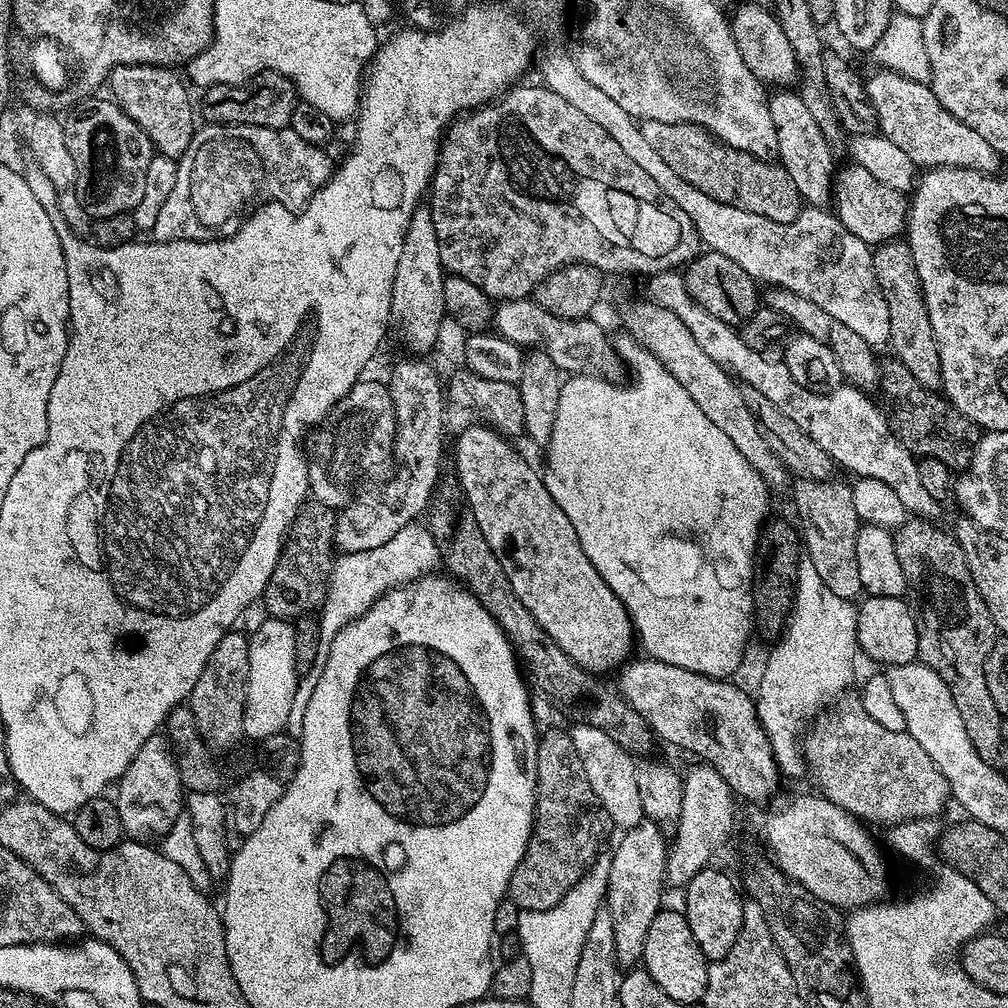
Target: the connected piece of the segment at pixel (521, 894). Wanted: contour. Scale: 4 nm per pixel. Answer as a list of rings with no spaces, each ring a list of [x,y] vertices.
[[[548,728],[544,732],[543,729],[536,742],[536,809],[532,811],[532,832],[508,883],[507,899],[513,900],[521,912],[550,910],[550,906],[558,906],[558,902],[562,902],[566,893],[592,867],[601,851],[600,843],[607,828],[610,828],[608,815],[590,786],[590,778],[586,778],[586,766],[582,766],[582,758],[578,758],[578,750],[574,750],[571,731]]]

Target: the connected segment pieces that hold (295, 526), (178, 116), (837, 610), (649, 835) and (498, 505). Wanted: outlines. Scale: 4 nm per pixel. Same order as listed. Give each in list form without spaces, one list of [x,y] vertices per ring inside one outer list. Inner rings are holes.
[[[309,499],[298,510],[284,537],[284,547],[274,566],[274,574],[270,574],[270,582],[266,582],[262,605],[269,617],[294,622],[298,617],[315,613],[324,607],[334,559],[336,513],[337,509],[319,504],[314,499]]]
[[[123,64],[115,68],[106,81],[107,87],[112,87],[111,99],[130,118],[134,118],[138,126],[142,126],[153,149],[161,156],[173,158],[183,156],[198,127],[192,96],[188,93],[189,85],[182,76],[180,81],[176,72],[179,71],[159,64]]]
[[[807,550],[801,551],[785,626],[764,666],[760,697],[757,695],[754,700],[756,716],[768,736],[772,757],[779,764],[781,773],[796,776],[805,771],[800,741],[805,731],[804,719],[815,717],[830,698],[847,688],[854,676],[859,647],[856,609],[853,601],[839,598],[827,588],[815,569],[813,556]],[[780,732],[788,735],[784,740],[788,748],[780,745]]]
[[[644,818],[634,828],[629,828],[611,849],[612,861],[608,875],[606,911],[614,922],[616,963],[632,966],[643,961],[646,930],[662,910],[660,887],[665,887],[664,870],[668,867],[669,845],[664,844],[665,833],[659,824]]]
[[[472,424],[461,430],[456,440],[455,479],[474,510],[474,518],[478,518],[478,526],[482,526],[486,542],[490,542],[490,550],[494,550],[498,562],[502,562],[502,570],[506,570],[506,578],[510,578],[518,602],[534,614],[538,626],[542,626],[542,630],[546,630],[546,634],[550,634],[550,638],[554,638],[554,642],[558,642],[558,646],[562,646],[562,650],[566,650],[566,654],[570,654],[585,672],[600,674],[615,660],[627,661],[633,655],[634,629],[626,606],[616,597],[614,590],[610,590],[602,574],[594,570],[590,558],[586,558],[578,534],[574,534],[574,526],[570,526],[570,518],[566,518],[562,506],[550,498],[543,475],[537,469],[535,472],[516,453],[512,445],[515,443],[507,435],[484,424]]]

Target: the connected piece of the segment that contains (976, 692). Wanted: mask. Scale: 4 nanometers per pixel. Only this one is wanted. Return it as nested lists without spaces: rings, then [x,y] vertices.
[[[908,518],[908,521],[900,529],[895,529],[894,532],[894,550],[898,550],[898,563],[902,565],[902,574],[906,574],[906,582],[908,583],[907,595],[910,597],[912,611],[916,614],[916,629],[918,630],[918,650],[916,654],[919,663],[930,666],[930,670],[934,670],[938,674],[938,678],[942,678],[942,682],[946,682],[946,686],[958,706],[958,714],[962,714],[962,726],[966,726],[966,734],[970,734],[970,742],[974,742],[978,754],[987,764],[996,766],[999,765],[999,760],[1004,756],[1006,741],[1002,738],[1002,717],[1000,711],[998,706],[994,706],[994,698],[990,698],[990,690],[986,686],[984,663],[990,654],[993,644],[998,639],[998,629],[995,622],[990,618],[990,610],[986,610],[986,602],[982,602],[982,594],[978,594],[978,590],[974,586],[974,578],[970,578],[970,570],[966,566],[966,558],[958,546],[955,535],[949,529],[947,532],[944,528],[935,528],[932,523],[933,521],[928,518]]]

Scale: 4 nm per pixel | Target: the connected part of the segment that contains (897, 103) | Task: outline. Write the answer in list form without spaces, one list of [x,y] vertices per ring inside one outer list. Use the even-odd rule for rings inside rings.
[[[876,70],[872,77],[864,80],[864,89],[870,98],[872,109],[876,111],[876,124],[879,131],[886,138],[890,138],[894,146],[899,146],[921,169],[969,168],[992,174],[1001,167],[999,164],[1002,163],[1002,157],[994,150],[994,146],[990,146],[990,142],[986,142],[982,134],[970,130],[966,122],[958,122],[958,118],[954,118],[954,114],[950,114],[950,110],[946,110],[946,106],[938,102],[938,98],[928,84],[907,80],[906,77],[899,76],[897,72]]]

